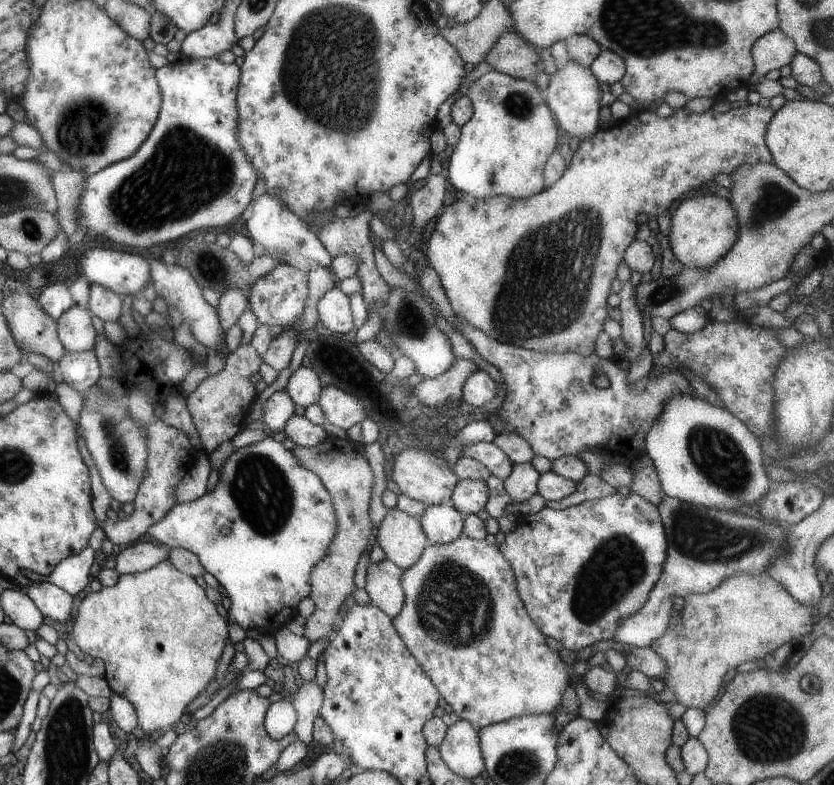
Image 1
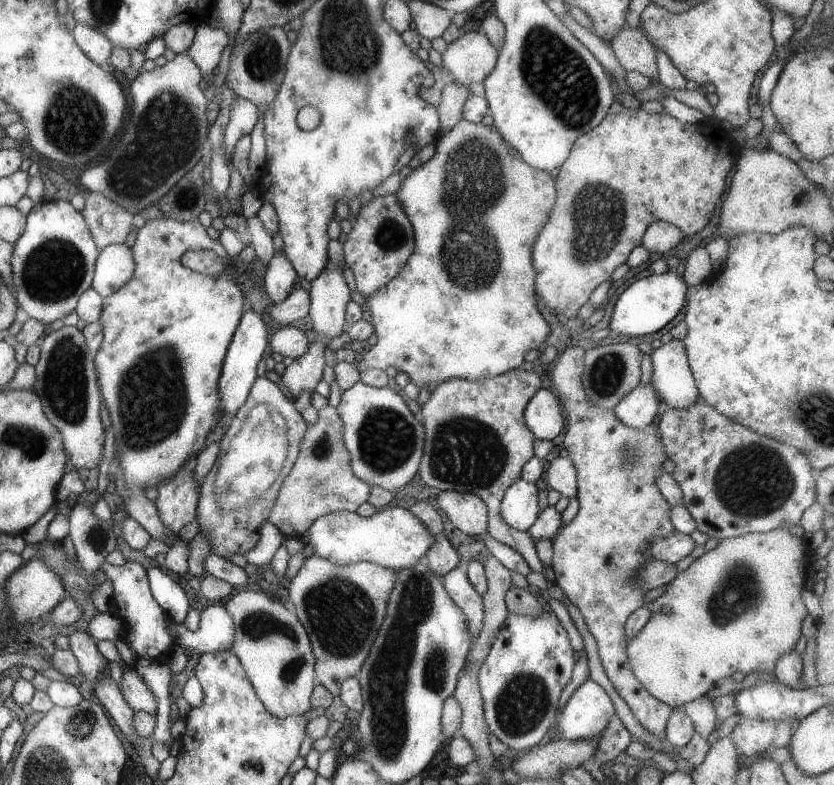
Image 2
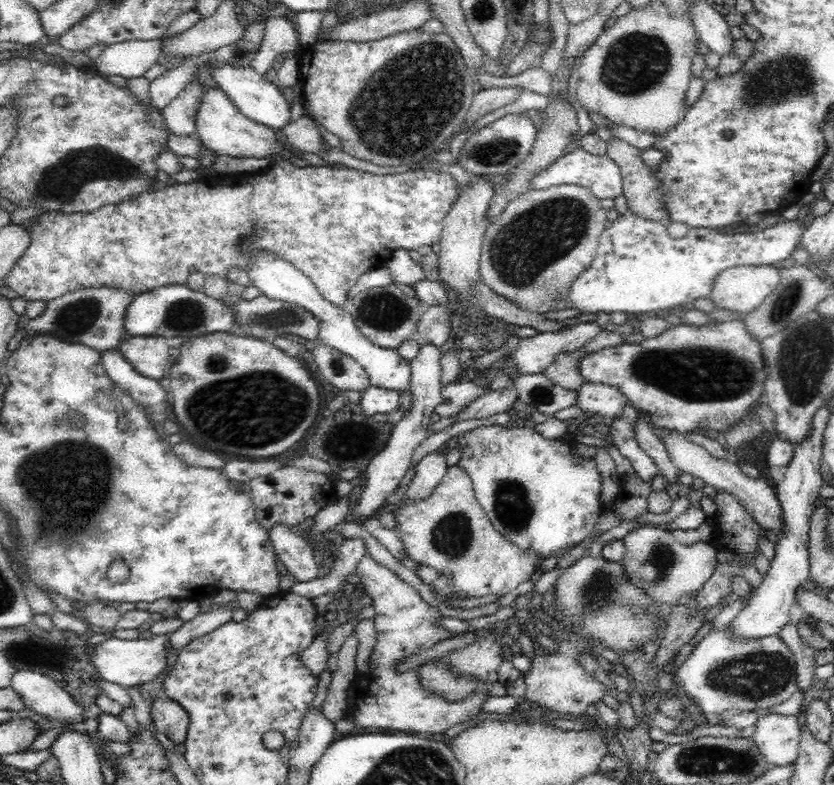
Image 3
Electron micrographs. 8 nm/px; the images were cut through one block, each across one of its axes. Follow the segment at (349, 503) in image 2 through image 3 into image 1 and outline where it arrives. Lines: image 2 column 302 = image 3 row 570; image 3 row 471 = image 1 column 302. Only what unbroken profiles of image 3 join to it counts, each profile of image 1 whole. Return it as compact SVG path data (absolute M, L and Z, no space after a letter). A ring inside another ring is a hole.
M327 434L325 440L317 446L307 448L307 446L295 445L291 449L291 454L305 470L313 472L321 479L321 484L328 492L337 516L337 532L329 544L329 550L309 572L309 598L313 600L315 610L305 619L302 635L309 640L309 644L313 644L333 632L345 598L353 591L355 564L365 548L369 547L368 538L374 529L367 514L373 473L364 454L359 452L347 438L340 439Z

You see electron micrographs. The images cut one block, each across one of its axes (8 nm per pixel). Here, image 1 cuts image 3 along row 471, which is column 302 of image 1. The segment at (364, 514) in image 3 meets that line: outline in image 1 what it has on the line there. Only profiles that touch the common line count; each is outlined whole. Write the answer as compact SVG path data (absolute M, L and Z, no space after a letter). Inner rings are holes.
M301 365L289 376L284 390L295 405L307 408L318 402L321 388L315 372Z

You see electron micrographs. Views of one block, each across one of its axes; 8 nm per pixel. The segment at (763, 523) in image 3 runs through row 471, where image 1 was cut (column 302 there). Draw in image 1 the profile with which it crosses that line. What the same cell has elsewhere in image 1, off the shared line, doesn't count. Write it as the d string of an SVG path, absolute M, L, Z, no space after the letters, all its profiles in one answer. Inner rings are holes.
M315 679L302 681L296 693L290 697L296 716L292 731L295 733L296 738L305 744L304 747L308 746L313 740L311 736L313 721L319 714L322 698L322 689L317 686Z

